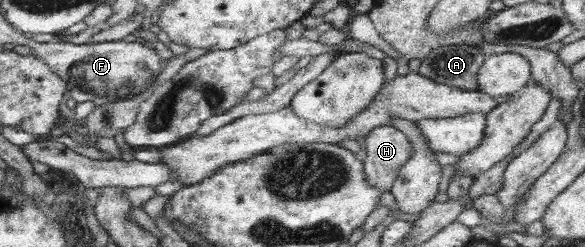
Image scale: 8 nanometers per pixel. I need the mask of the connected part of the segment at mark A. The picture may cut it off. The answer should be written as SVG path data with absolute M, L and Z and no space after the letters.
M468 44L443 45L421 60L418 74L438 84L465 91L480 91L478 71L487 55Z

